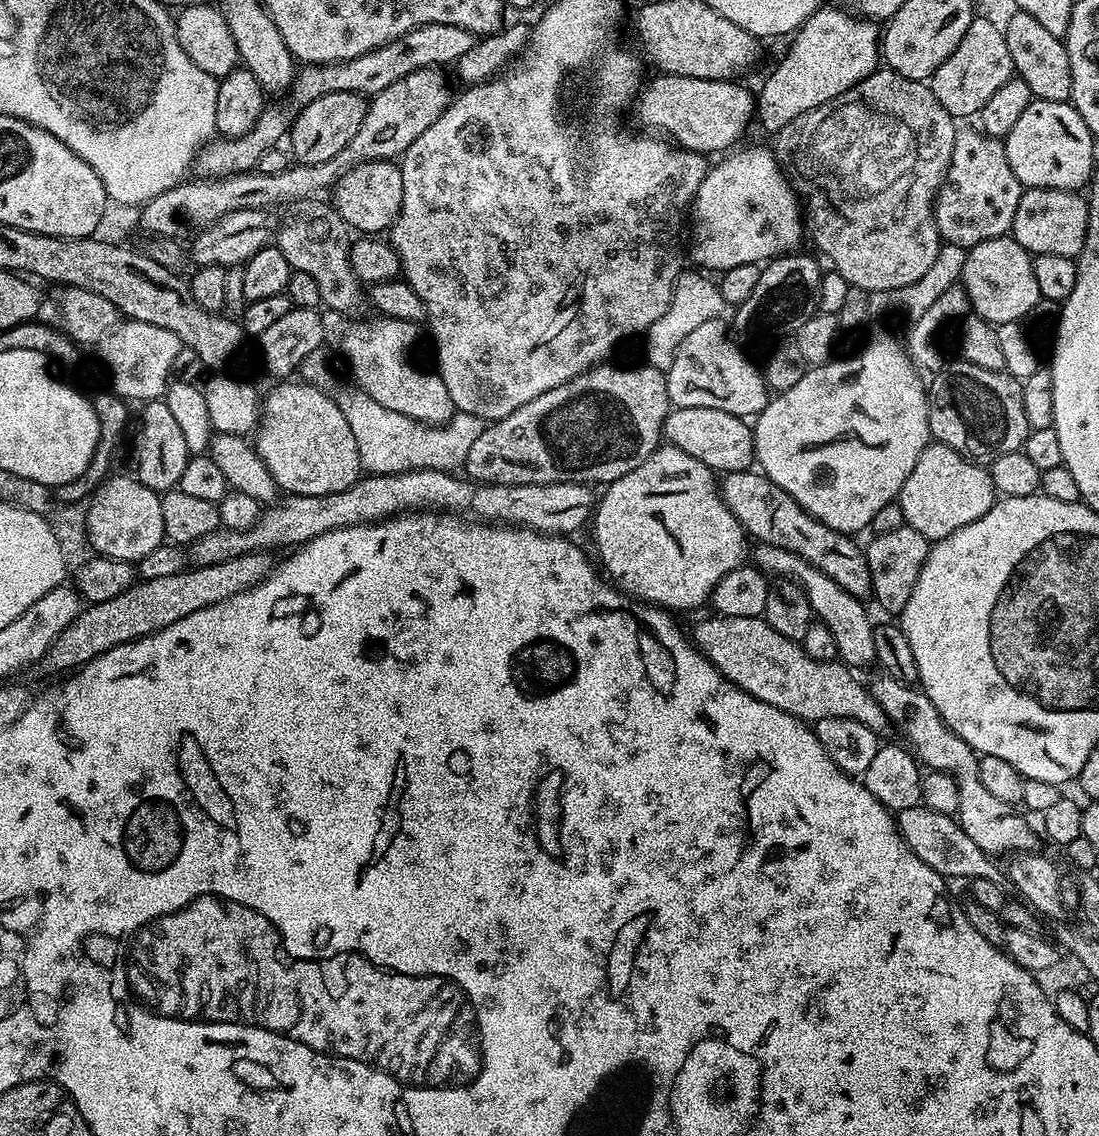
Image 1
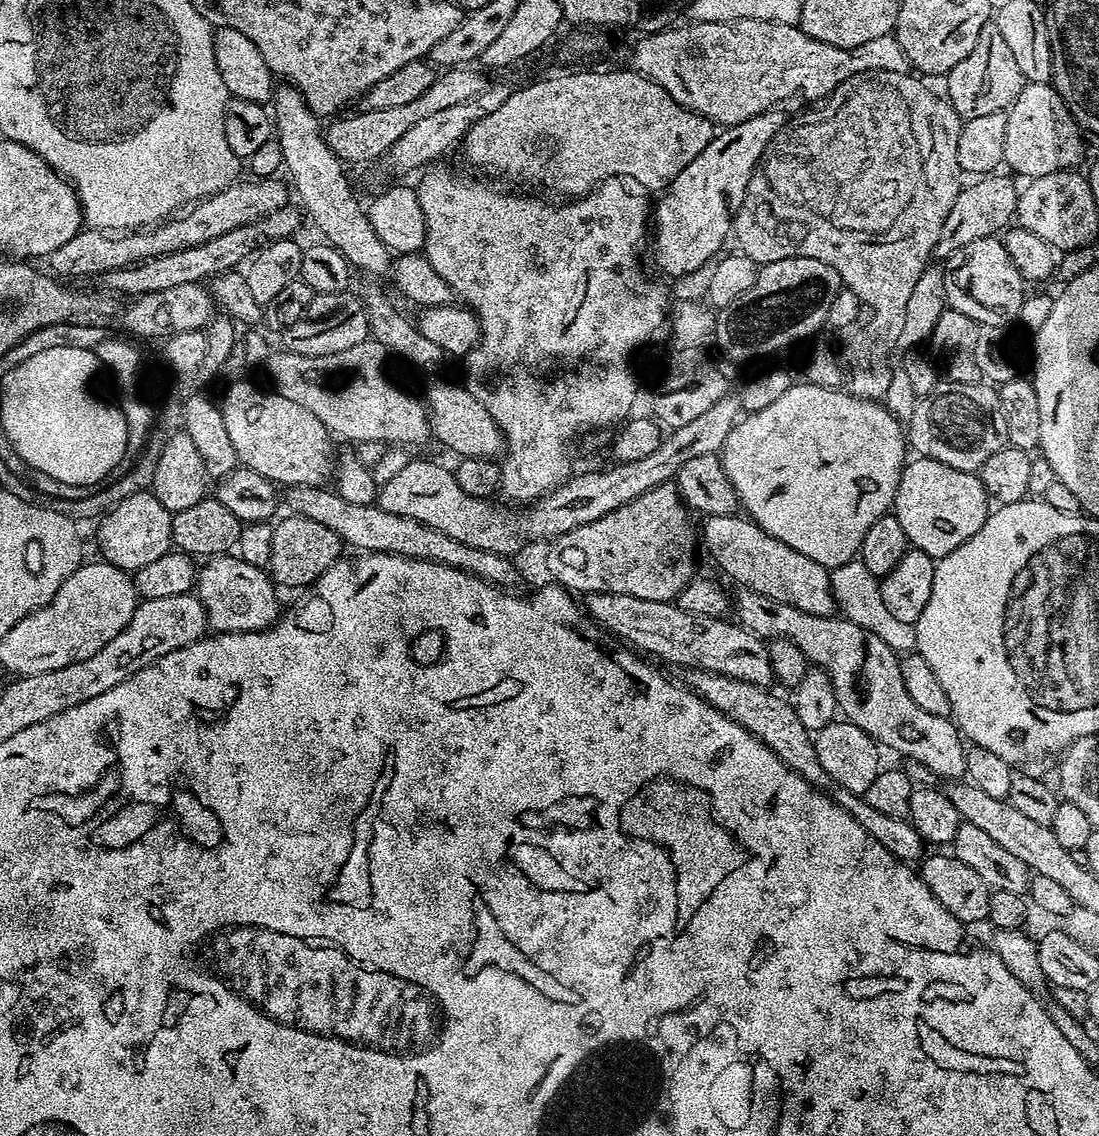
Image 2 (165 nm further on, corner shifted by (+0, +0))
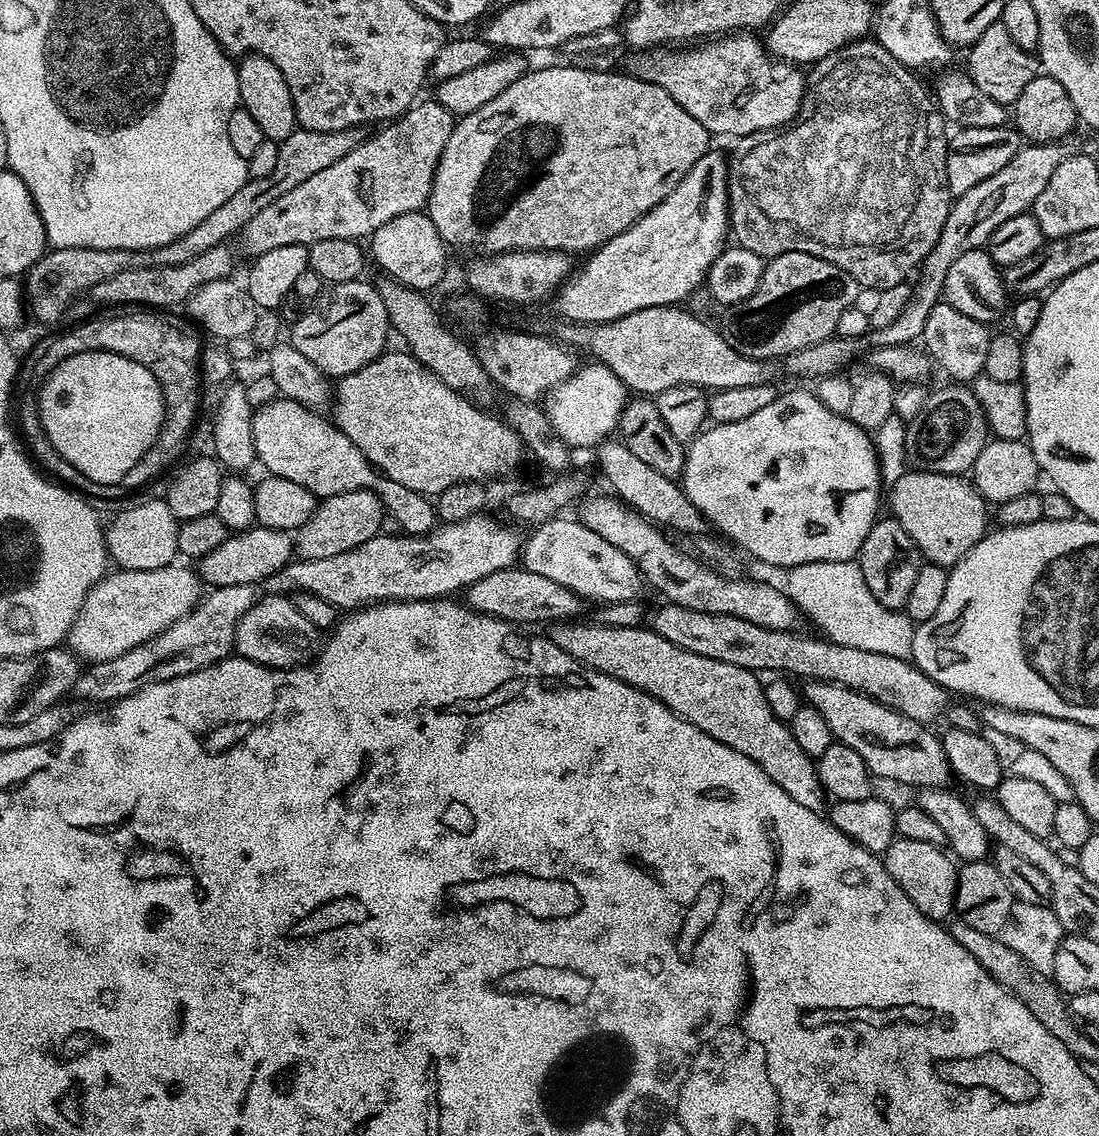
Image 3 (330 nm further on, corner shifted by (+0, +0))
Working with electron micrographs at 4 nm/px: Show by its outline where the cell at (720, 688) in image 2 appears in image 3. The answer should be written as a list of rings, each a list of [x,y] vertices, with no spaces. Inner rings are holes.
[[[552,622],[547,625],[547,639],[558,646],[570,658],[579,660],[585,668],[593,668],[634,686],[662,702],[674,714],[686,722],[698,726],[710,738],[746,754],[798,806],[823,813],[826,793],[816,769],[816,760],[794,742],[791,727],[777,718],[766,702],[764,684],[757,673],[742,666],[730,666],[730,662],[718,662],[714,658],[702,658],[702,654],[690,654],[674,642],[666,642],[651,627],[615,628],[591,622]]]

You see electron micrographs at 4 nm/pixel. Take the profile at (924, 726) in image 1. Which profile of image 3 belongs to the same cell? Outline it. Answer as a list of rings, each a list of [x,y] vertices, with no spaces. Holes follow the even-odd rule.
[[[612,494],[607,495],[579,501],[580,523],[594,530],[598,538],[606,538],[610,546],[618,546],[622,554],[630,557],[641,577],[646,578],[647,583],[649,580],[664,595],[663,599],[667,603],[680,604],[683,608],[693,608],[699,612],[713,612],[716,616],[746,618],[746,622],[754,622],[770,630],[787,632],[797,627],[798,609],[787,591],[780,589],[779,592],[774,585],[759,584],[756,580],[732,580],[736,578],[715,572],[681,545],[680,549],[674,541],[667,540],[659,527],[633,512],[623,500]]]

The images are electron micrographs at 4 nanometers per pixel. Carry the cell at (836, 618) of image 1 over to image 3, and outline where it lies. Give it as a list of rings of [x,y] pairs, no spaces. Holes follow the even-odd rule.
[[[619,442],[601,443],[595,449],[594,455],[600,463],[601,474],[608,479],[609,486],[613,488],[609,489],[633,512],[651,521],[653,525],[663,526],[665,529],[674,528],[678,532],[688,532],[687,534],[700,534],[705,531],[703,512],[694,507],[673,477],[658,474],[658,470],[650,470],[646,462],[634,458],[634,454],[630,454],[630,450],[626,450],[626,446]]]

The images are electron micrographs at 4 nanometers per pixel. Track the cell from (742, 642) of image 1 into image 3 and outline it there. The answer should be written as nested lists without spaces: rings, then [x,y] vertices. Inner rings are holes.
[[[523,566],[503,568],[494,574],[486,574],[486,578],[478,578],[466,590],[467,607],[473,612],[481,612],[483,616],[493,616],[499,620],[517,626],[523,624],[540,624],[545,622],[572,622],[580,612],[582,598],[577,592],[571,592],[566,586],[542,578],[542,574],[534,574]]]

